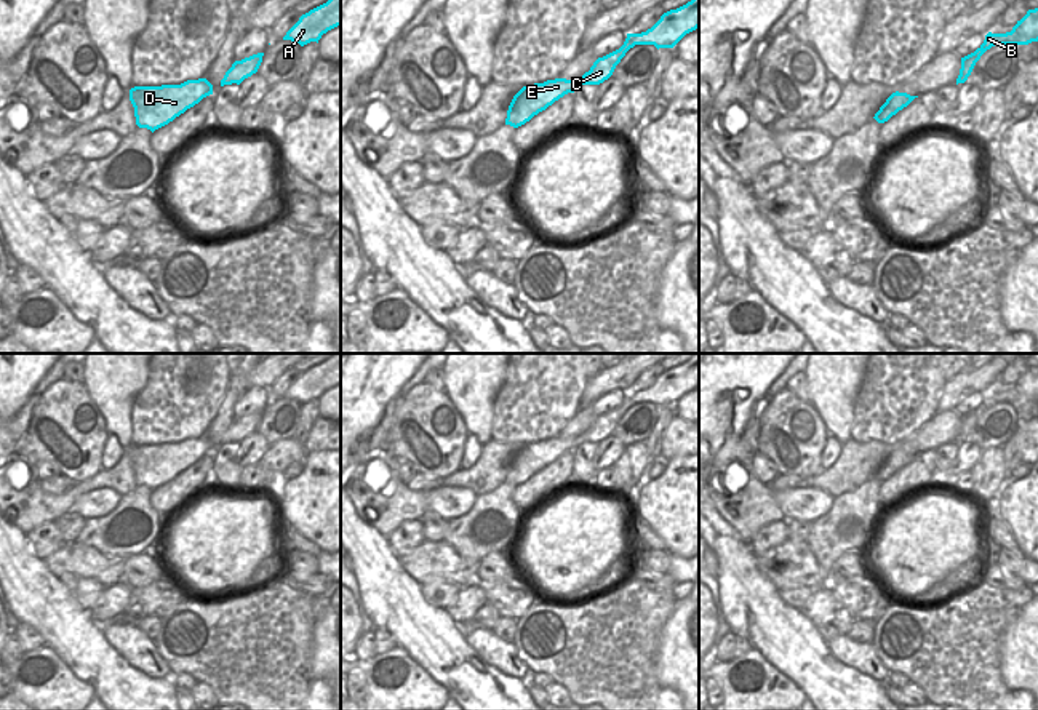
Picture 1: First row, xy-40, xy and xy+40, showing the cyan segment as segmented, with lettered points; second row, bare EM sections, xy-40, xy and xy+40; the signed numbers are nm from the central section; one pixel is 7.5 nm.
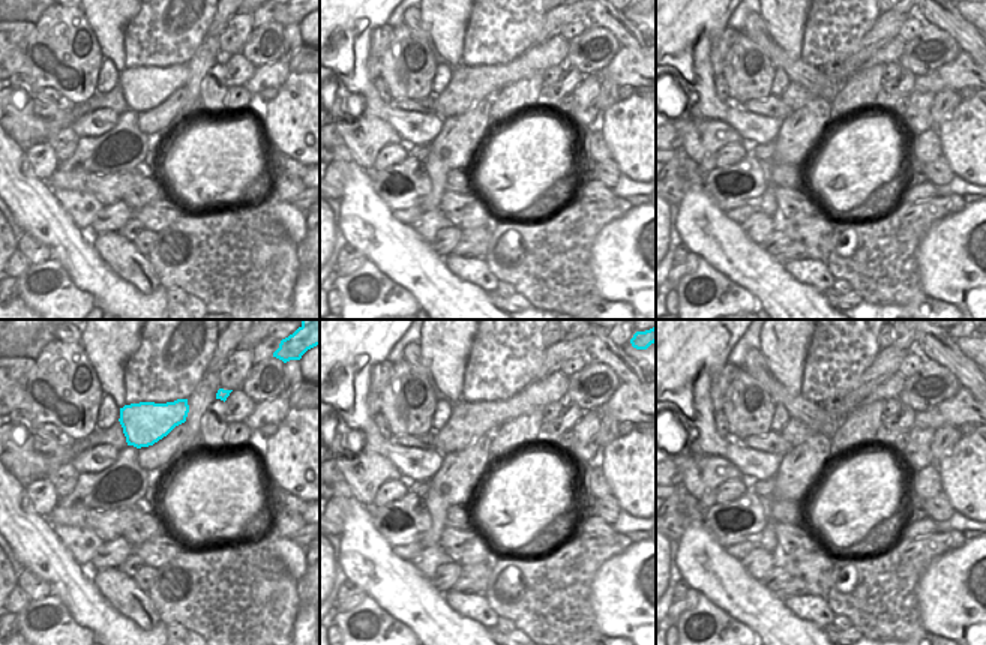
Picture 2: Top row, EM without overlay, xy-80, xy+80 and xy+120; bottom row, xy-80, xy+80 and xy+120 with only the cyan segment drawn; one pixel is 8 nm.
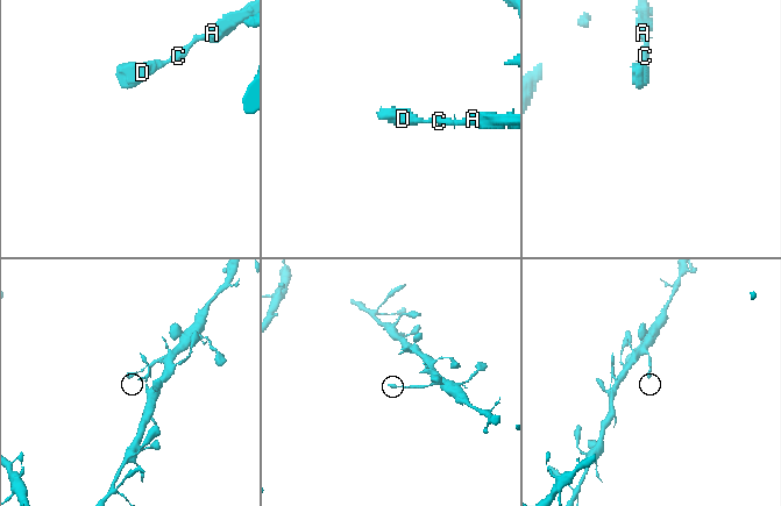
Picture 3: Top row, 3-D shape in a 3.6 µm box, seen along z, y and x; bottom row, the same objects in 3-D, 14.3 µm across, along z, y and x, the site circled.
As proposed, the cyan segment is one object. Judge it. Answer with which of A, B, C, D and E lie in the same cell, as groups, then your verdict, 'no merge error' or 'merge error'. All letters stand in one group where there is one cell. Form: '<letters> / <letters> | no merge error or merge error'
A B C D E | no merge error

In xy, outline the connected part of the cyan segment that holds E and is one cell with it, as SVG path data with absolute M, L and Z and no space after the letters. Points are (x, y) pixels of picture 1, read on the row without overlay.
M699 353L680 366L664 371L661 377L646 390L627 392L627 397L619 408L598 416L590 429L581 437L555 437L523 445L509 464L505 483L518 486L565 453L574 451L579 445L603 441L613 433L616 424L635 403L654 403L657 408L673 406L686 392L696 389L697 385Z

